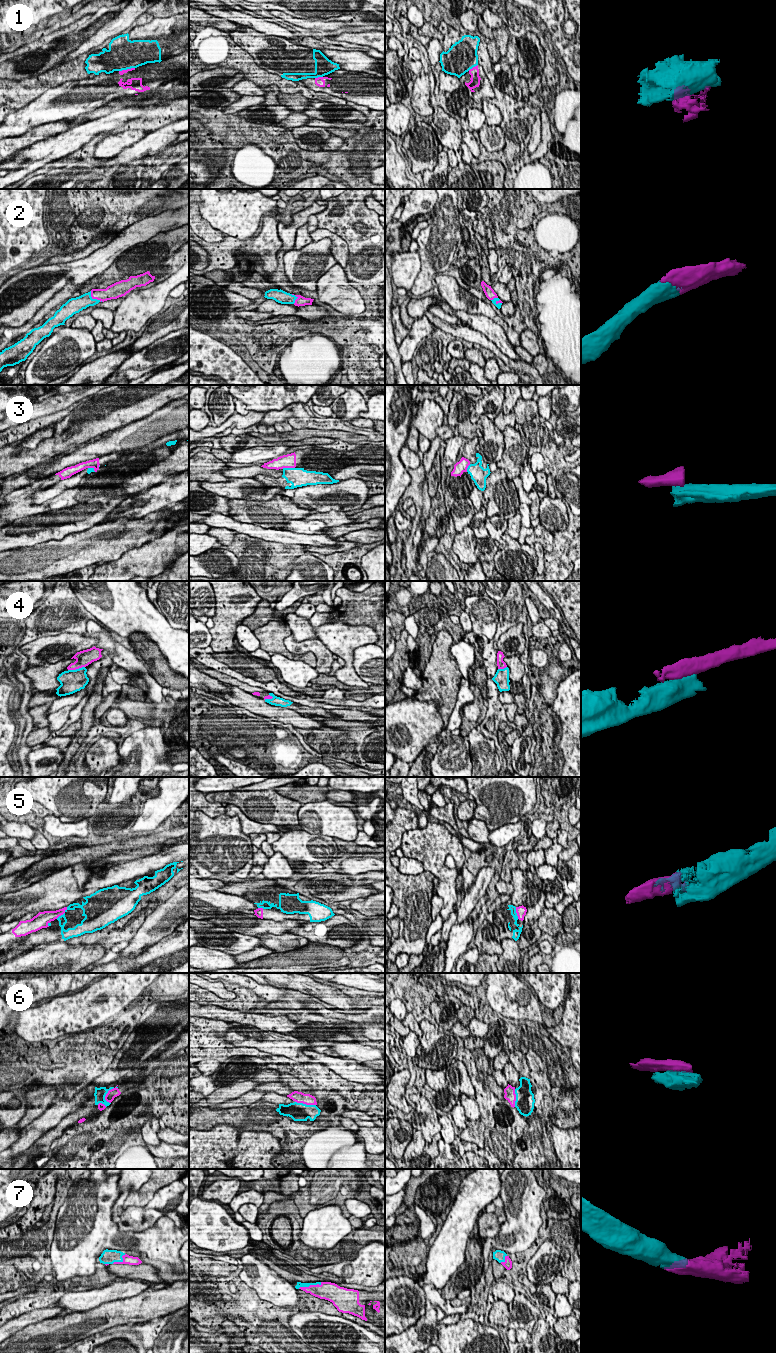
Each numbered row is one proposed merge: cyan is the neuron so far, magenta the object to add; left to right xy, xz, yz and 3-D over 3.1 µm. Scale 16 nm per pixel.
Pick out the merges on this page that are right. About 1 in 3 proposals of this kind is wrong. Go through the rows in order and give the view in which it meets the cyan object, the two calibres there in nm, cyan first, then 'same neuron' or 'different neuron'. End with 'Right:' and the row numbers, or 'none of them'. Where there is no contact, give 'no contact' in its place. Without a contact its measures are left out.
1: yz | 480/160 nm | different neuron
2: xy | 220/190 nm | same neuron
3: xz | 320/220 nm | different neuron
4: xy | 360/260 nm | different neuron
5: xy | 130/190 nm | same neuron
6: xz | 280/190 nm | different neuron
7: xz | 90/240 nm | same neuron
Right: 2, 5, 7

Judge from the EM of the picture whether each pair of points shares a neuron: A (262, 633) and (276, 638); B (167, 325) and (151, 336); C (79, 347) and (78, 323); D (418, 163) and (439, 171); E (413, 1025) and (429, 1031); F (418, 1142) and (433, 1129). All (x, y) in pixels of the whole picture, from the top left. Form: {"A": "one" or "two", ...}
{"A": "one", "B": "one", "C": "two", "D": "two", "E": "two", "F": "two"}

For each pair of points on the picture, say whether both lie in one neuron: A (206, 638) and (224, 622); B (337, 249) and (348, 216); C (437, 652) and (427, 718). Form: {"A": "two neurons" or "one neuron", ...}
{"A": "two neurons", "B": "two neurons", "C": "two neurons"}

